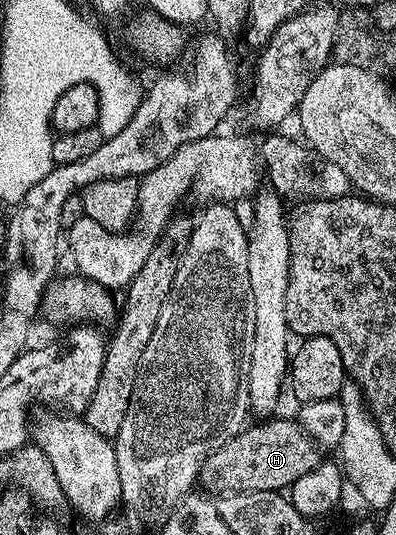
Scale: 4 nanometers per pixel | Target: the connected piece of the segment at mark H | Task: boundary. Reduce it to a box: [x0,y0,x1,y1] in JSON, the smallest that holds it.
[201,416,321,494]

